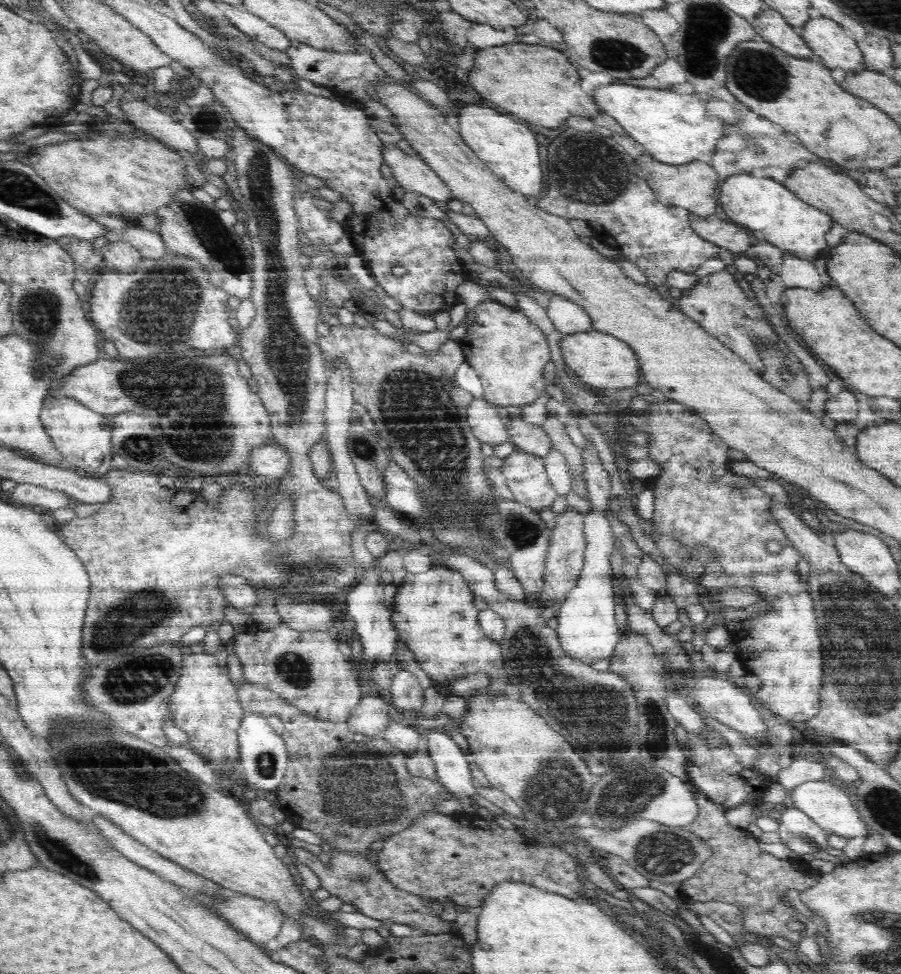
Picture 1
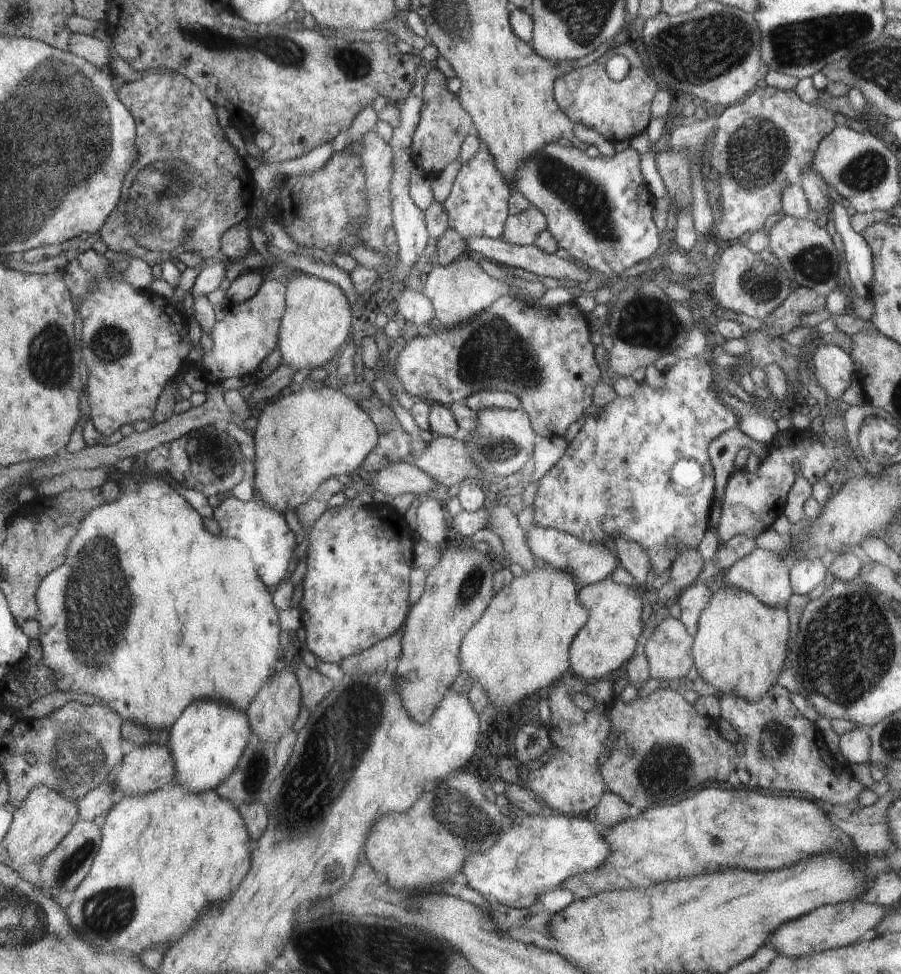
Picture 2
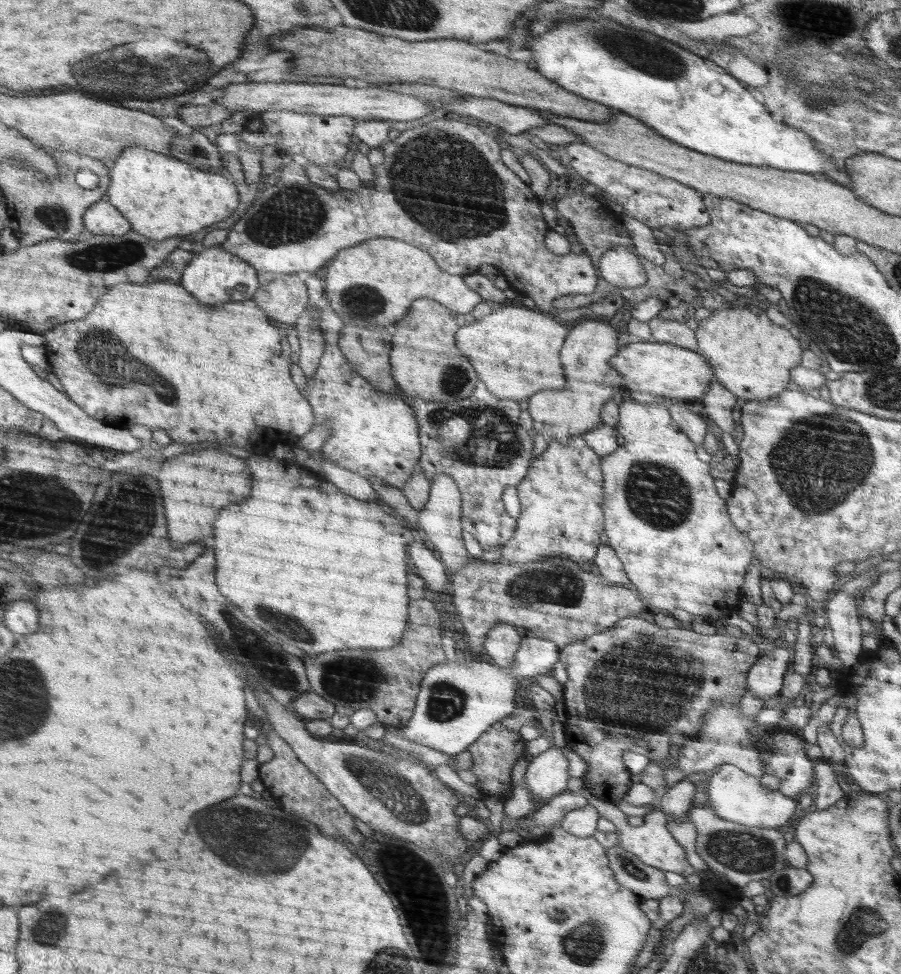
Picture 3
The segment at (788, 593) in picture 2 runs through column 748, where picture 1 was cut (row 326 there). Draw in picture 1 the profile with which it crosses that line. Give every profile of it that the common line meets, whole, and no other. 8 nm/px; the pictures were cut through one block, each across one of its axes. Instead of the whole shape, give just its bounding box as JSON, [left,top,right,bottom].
[543,294,593,334]

